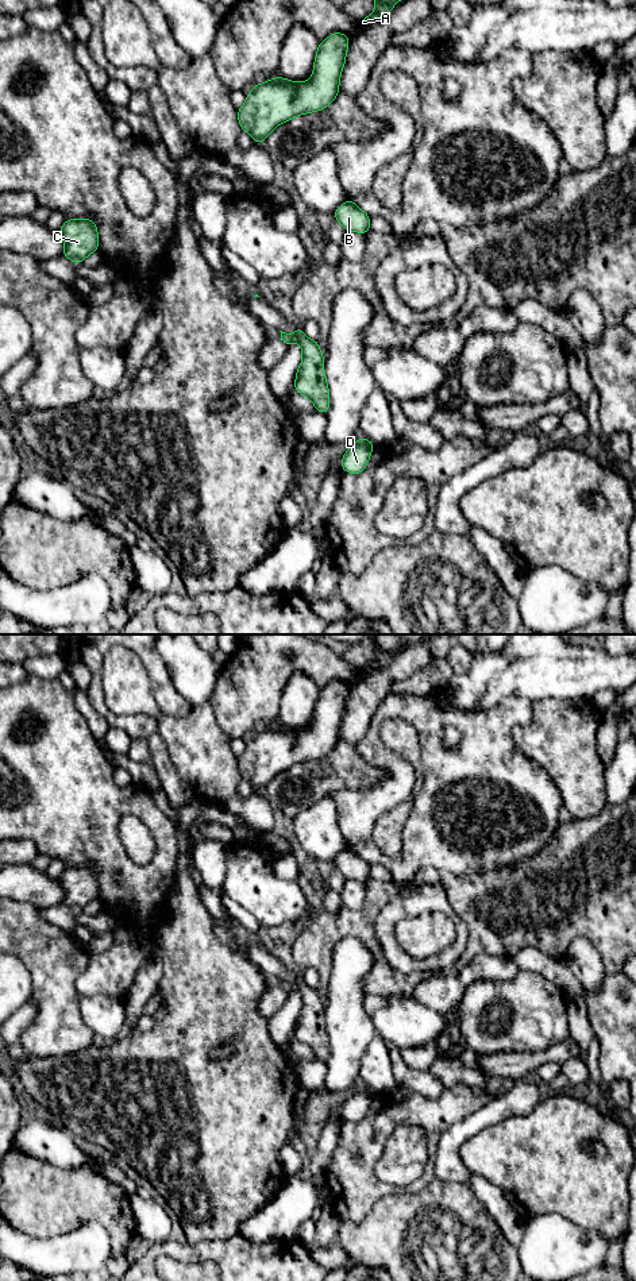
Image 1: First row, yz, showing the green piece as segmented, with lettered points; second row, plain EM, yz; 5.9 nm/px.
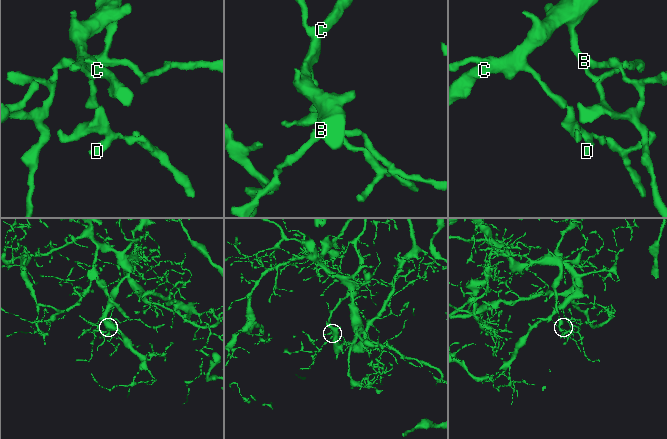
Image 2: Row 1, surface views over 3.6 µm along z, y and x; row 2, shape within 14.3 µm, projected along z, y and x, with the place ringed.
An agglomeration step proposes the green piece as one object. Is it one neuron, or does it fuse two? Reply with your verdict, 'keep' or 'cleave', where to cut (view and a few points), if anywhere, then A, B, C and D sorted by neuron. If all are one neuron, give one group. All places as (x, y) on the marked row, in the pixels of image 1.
keep; cut none; groups A B C D

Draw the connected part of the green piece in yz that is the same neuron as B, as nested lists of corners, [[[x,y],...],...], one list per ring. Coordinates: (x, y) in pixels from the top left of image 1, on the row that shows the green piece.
[[[346,200],[336,211],[335,220],[338,220],[346,231],[354,231],[365,235],[370,231],[370,216],[366,215],[356,204]]]

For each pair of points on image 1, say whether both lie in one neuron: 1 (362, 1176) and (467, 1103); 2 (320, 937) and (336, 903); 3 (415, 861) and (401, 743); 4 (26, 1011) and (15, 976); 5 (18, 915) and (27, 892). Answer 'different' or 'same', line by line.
1: same
2: different
3: different
4: different
5: different

